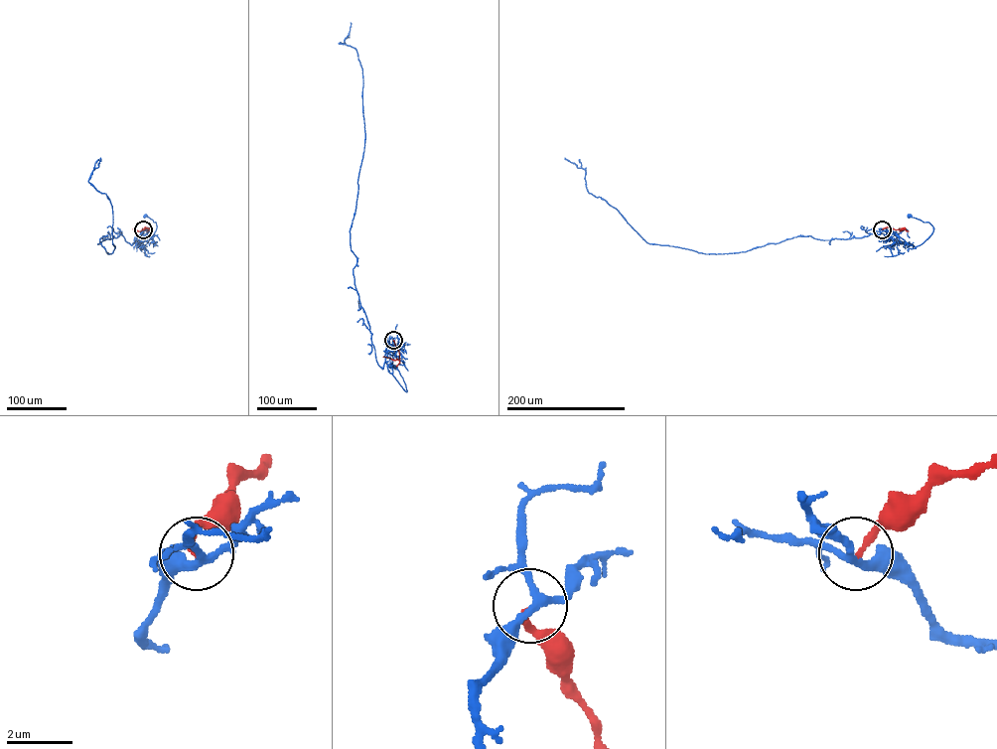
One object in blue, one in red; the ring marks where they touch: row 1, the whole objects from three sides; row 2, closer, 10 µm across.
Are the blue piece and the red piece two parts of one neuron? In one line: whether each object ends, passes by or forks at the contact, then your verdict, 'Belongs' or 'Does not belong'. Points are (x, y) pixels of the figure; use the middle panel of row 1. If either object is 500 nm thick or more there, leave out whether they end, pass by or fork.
At the ring blue forks. At the ring red ends. Does not belong

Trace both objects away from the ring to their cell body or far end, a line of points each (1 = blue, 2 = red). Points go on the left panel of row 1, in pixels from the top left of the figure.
1: (143, 229), (134, 241), (139, 246), (147, 242), (157, 226), (155, 222), (145, 216)
2: (143, 229), (145, 226), (150, 229), (132, 228)

